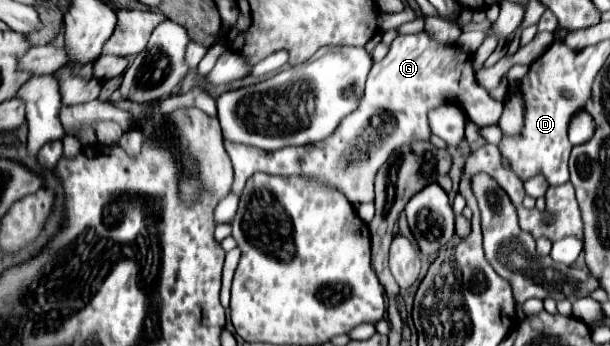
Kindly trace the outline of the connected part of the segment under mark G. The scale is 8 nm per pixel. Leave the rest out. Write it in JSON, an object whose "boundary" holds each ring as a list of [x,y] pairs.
{"boundary":[[[424,32],[398,36],[390,46],[388,56],[372,66],[372,72],[366,80],[366,94],[360,100],[358,110],[346,116],[336,132],[322,142],[264,152],[260,148],[224,140],[226,152],[234,164],[232,192],[242,194],[246,180],[254,172],[266,172],[276,176],[304,176],[318,180],[344,192],[352,204],[374,202],[376,170],[396,148],[430,139],[427,116],[432,108],[440,106],[440,98],[444,102],[460,102],[476,126],[496,124],[502,116],[502,104],[492,100],[488,92],[476,82],[472,56],[460,52],[460,48],[448,46],[456,44],[436,44]]]}

